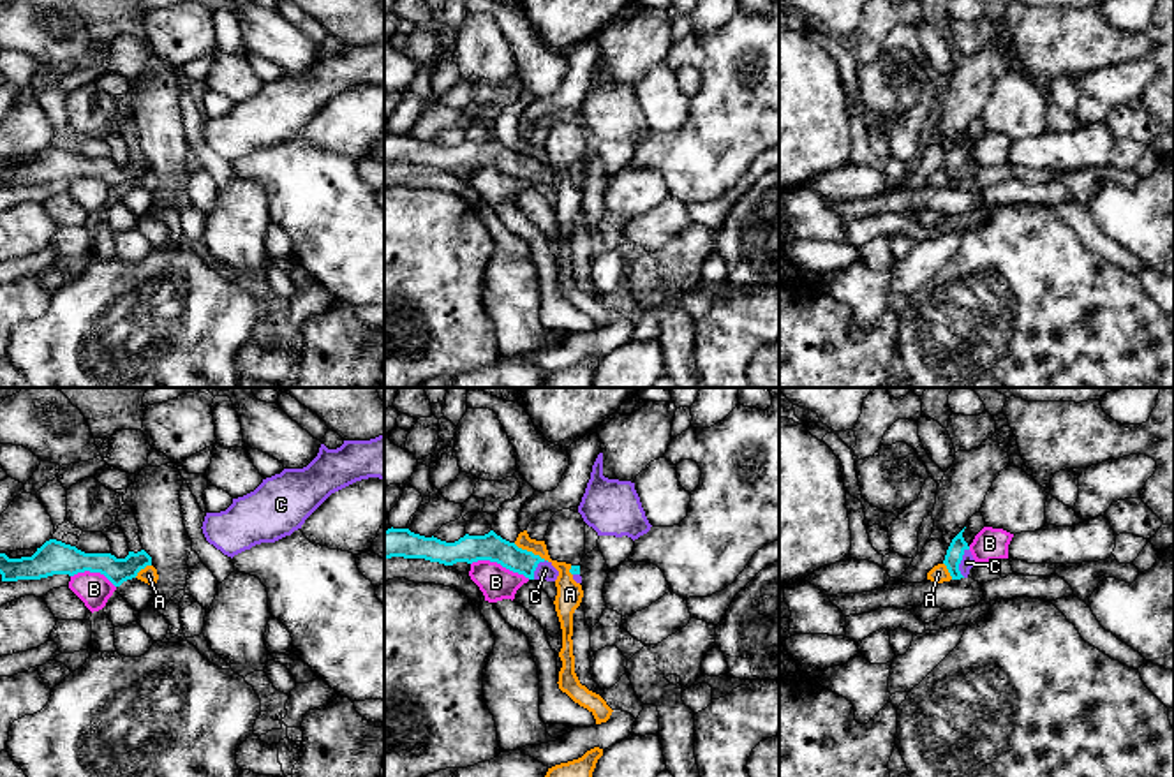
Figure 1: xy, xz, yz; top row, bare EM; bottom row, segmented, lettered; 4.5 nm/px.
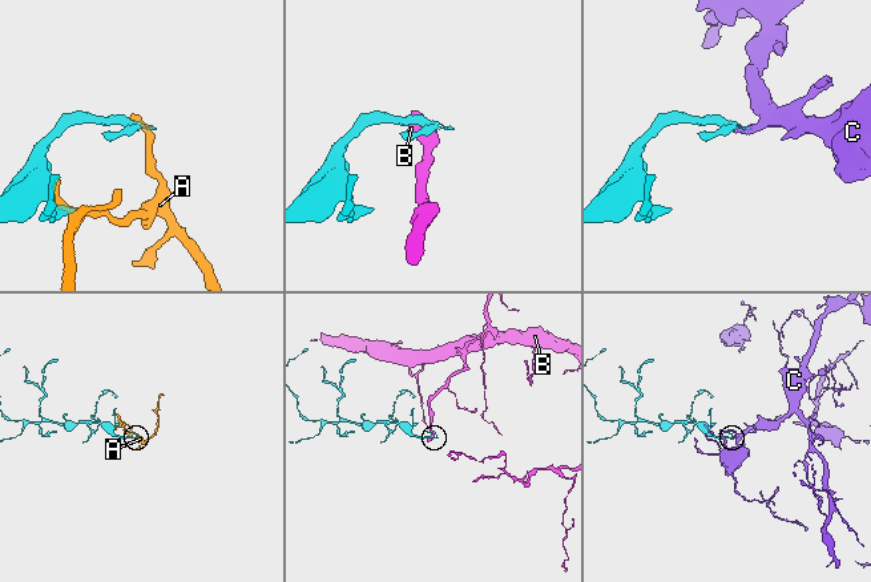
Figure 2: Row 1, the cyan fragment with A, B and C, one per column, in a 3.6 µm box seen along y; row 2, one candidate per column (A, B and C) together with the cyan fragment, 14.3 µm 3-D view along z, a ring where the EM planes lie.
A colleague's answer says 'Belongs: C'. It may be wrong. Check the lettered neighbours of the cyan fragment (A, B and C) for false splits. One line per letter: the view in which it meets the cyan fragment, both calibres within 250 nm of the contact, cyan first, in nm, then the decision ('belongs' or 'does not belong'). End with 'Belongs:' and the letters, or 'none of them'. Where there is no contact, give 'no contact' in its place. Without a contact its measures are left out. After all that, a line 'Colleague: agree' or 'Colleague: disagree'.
A: meets cyan in xz; 130 nm thick on the cyan side, 110 nm on the other; does not belong
B: meets cyan in xz; 130 nm thick on the cyan side, 160 nm on the other; does not belong
C: meets cyan in yz; 80 nm thick on the cyan side, 60 nm on the other; belongs
Belongs: C
Colleague: agree

